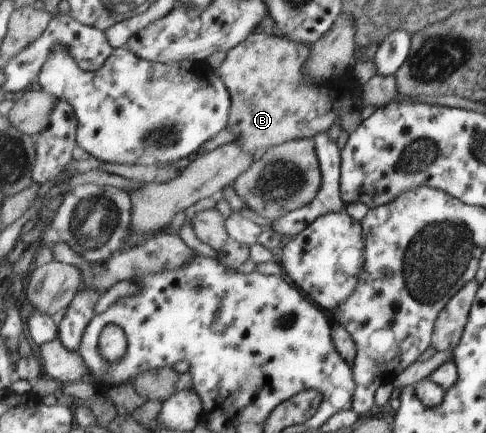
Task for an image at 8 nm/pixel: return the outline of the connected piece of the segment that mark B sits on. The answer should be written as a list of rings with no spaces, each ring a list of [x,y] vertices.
[[[252,33],[246,41],[227,52],[226,58],[216,70],[231,91],[231,117],[227,128],[235,135],[232,142],[247,153],[260,155],[288,141],[313,139],[317,135],[328,132],[339,120],[342,130],[345,130],[349,136],[362,124],[360,111],[365,102],[360,94],[352,95],[352,90],[342,90],[342,94],[338,96],[338,92],[329,92],[328,82],[318,85],[307,83],[305,67],[311,58],[311,48],[312,46],[306,43],[293,41],[290,37],[280,34]]]

